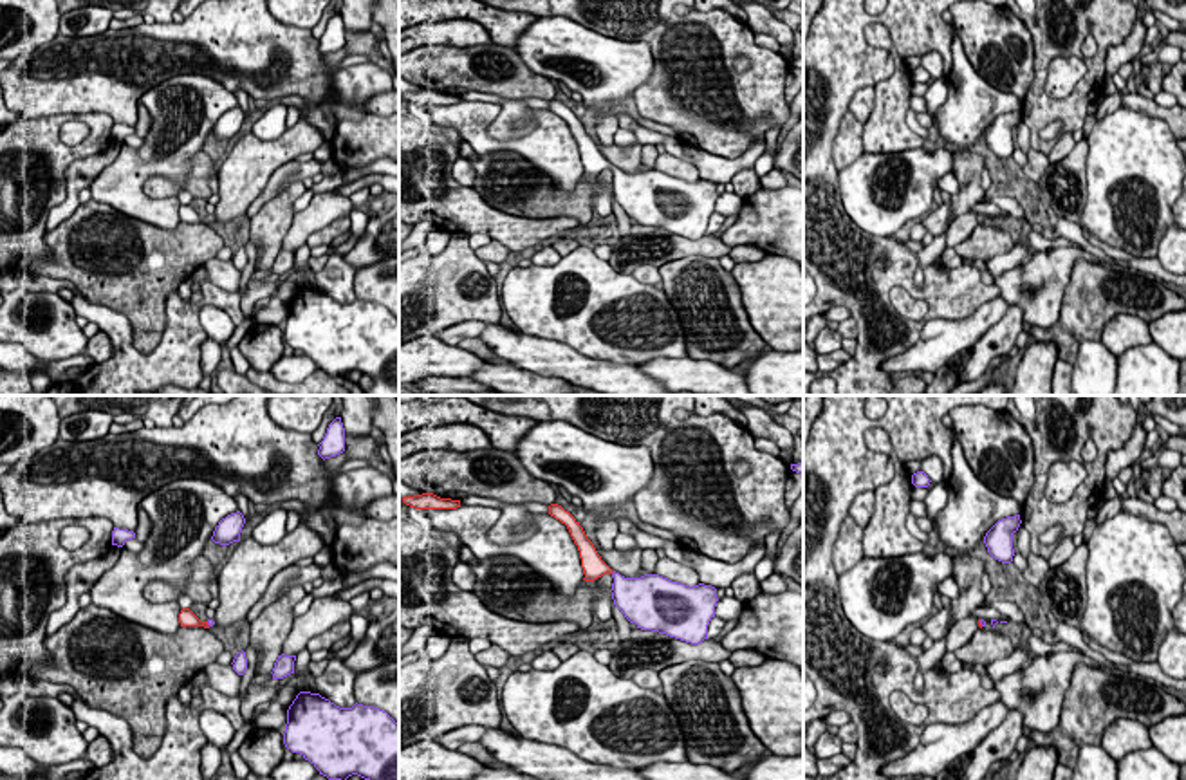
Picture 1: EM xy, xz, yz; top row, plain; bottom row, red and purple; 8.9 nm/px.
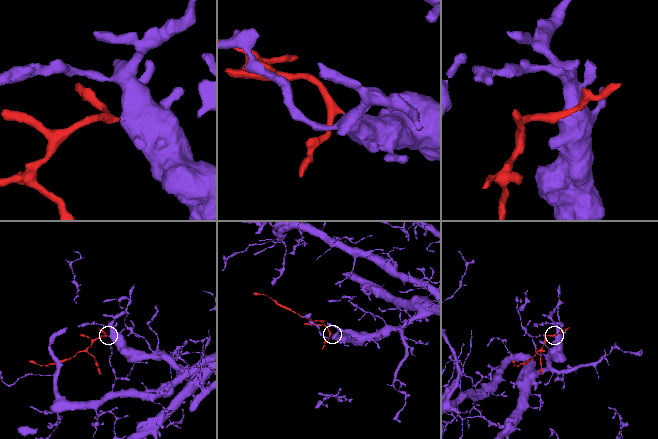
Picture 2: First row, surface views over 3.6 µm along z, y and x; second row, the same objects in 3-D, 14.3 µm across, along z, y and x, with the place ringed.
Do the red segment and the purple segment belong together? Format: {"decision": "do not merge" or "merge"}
{"decision": "merge"}

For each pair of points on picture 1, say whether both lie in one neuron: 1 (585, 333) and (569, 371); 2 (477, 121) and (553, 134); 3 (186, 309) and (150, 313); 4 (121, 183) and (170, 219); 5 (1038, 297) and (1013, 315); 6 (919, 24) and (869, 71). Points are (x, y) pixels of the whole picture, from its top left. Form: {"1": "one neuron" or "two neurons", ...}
{"1": "two neurons", "2": "one neuron", "3": "two neurons", "4": "one neuron", "5": "two neurons", "6": "one neuron"}

